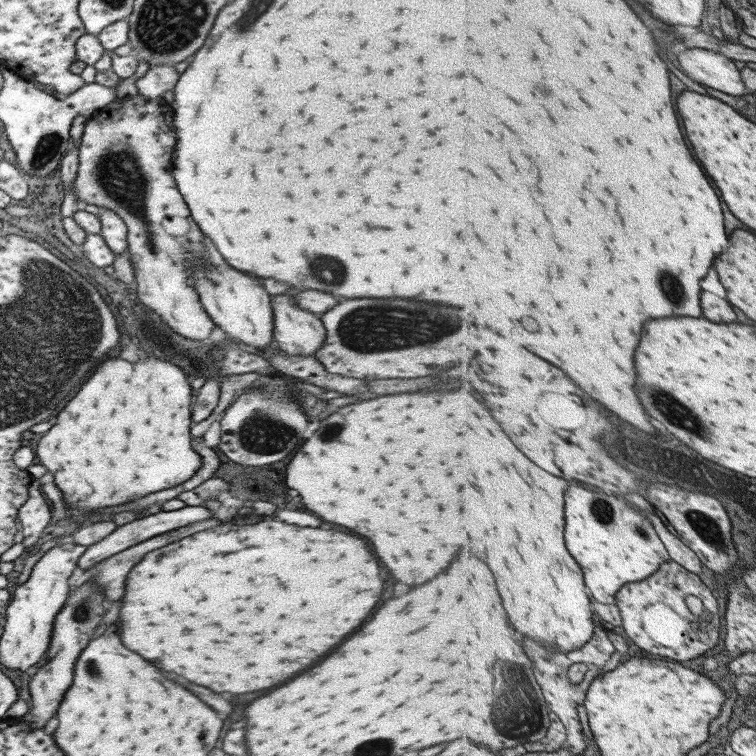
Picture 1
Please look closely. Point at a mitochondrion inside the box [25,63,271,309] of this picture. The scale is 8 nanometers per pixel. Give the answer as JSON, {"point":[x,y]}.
{"point":[118,172]}

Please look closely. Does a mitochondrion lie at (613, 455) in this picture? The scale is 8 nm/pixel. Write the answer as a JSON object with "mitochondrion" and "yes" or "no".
{"mitochondrion":"yes"}

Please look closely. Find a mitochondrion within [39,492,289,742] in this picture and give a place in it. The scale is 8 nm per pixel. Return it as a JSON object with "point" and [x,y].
{"point":[81,614]}

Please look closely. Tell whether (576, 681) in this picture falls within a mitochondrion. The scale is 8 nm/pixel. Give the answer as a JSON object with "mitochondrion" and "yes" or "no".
{"mitochondrion":"no"}

